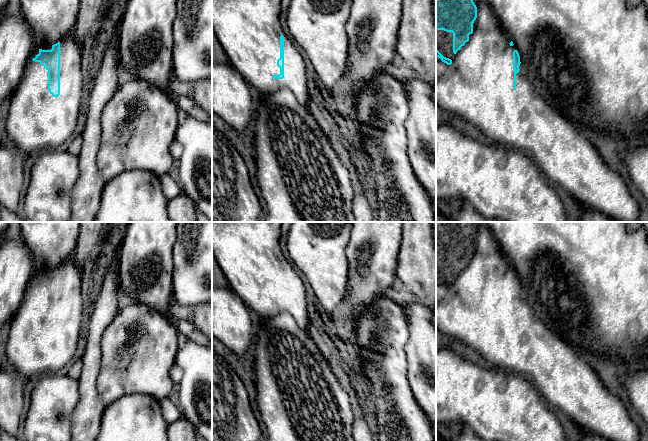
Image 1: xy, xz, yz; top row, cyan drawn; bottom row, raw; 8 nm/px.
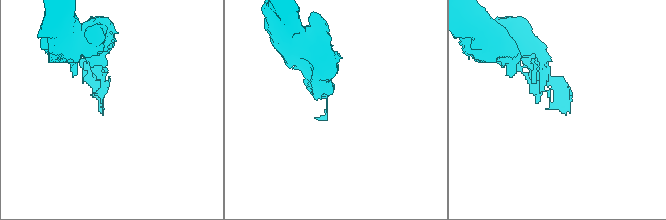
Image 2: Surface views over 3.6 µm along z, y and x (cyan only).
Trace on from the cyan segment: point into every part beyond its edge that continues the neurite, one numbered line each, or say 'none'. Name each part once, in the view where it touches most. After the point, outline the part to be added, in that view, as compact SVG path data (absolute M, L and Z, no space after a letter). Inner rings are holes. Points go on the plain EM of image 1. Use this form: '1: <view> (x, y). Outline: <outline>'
1: xy (36, 345). Outline: M72 258L60 265L60 319L53 321L48 314L48 294L32 283L39 274L51 274L52 270L39 268L26 288L23 301L10 321L5 352L16 372L24 379L32 375L61 373L77 357L77 343L81 336L83 298L81 295L81 271Z

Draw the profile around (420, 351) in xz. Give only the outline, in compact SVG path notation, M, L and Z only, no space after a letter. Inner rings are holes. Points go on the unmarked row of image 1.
M417 300L403 307L409 329L407 379L418 405L436 428L436 327L432 321L436 310Z

